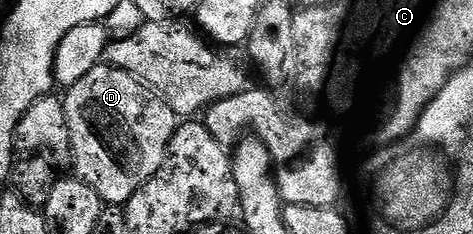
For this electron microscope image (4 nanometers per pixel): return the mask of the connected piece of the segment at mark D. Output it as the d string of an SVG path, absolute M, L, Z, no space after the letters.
M106 63L95 65L89 75L73 83L73 87L66 90L62 102L69 127L69 158L75 164L74 176L89 183L89 187L93 187L108 206L126 206L127 200L161 167L177 128L177 115L137 79Z

